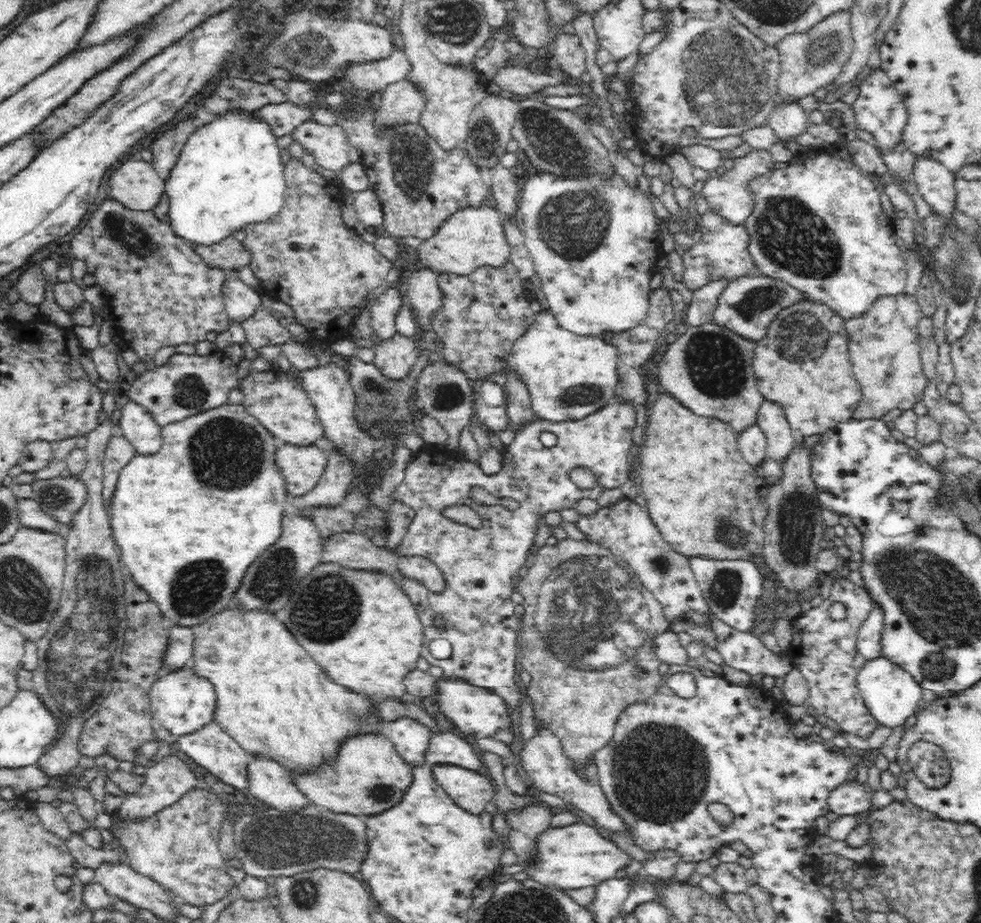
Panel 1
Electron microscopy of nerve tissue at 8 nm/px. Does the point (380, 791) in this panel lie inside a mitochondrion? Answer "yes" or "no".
yes

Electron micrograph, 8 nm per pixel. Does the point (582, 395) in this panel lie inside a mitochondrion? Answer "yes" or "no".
yes

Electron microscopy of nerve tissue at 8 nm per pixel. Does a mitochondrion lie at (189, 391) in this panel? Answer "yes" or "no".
yes

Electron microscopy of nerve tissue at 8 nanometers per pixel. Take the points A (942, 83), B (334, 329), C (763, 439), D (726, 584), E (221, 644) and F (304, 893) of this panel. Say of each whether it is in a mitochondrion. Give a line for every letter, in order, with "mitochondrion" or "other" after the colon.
A: other
B: other
C: other
D: mitochondrion
E: other
F: mitochondrion

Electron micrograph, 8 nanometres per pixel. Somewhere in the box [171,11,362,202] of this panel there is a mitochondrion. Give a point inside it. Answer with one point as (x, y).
(305, 48)

